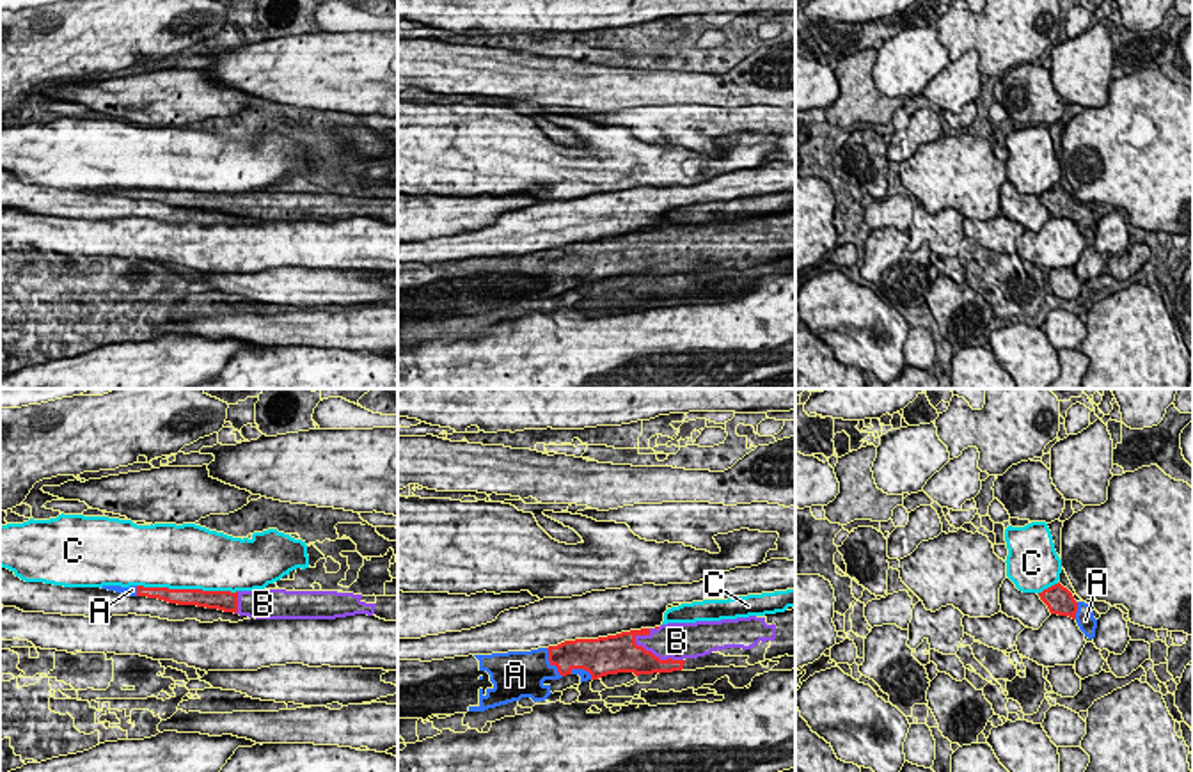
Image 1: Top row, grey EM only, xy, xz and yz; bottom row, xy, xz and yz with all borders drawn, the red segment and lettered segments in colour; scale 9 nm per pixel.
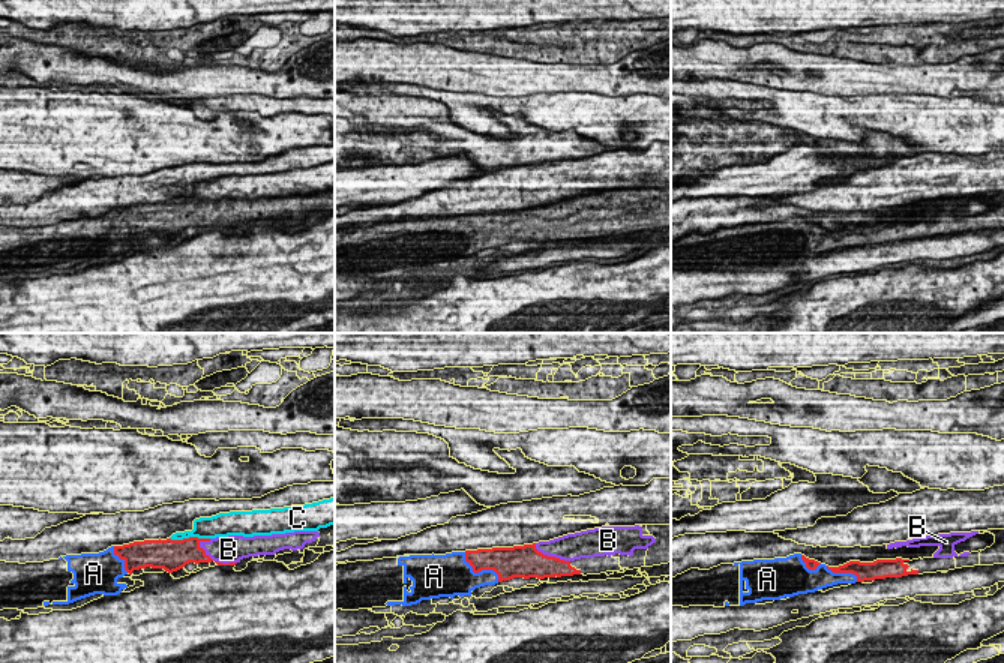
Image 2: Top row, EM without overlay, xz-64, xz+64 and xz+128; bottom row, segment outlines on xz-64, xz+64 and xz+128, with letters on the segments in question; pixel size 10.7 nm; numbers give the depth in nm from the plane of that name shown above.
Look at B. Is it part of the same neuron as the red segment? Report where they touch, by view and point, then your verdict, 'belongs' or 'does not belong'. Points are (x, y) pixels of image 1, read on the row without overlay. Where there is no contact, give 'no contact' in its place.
xz (654, 258) | belongs

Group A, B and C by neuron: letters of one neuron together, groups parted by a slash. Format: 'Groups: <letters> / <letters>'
Groups: A B / C

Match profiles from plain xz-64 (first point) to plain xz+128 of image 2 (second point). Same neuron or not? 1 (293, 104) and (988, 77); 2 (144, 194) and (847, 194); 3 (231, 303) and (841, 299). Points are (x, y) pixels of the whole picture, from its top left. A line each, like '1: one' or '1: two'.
1: two
2: one
3: one

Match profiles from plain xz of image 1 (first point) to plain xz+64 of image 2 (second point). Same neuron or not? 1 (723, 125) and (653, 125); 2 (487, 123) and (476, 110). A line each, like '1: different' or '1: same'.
1: same
2: different

